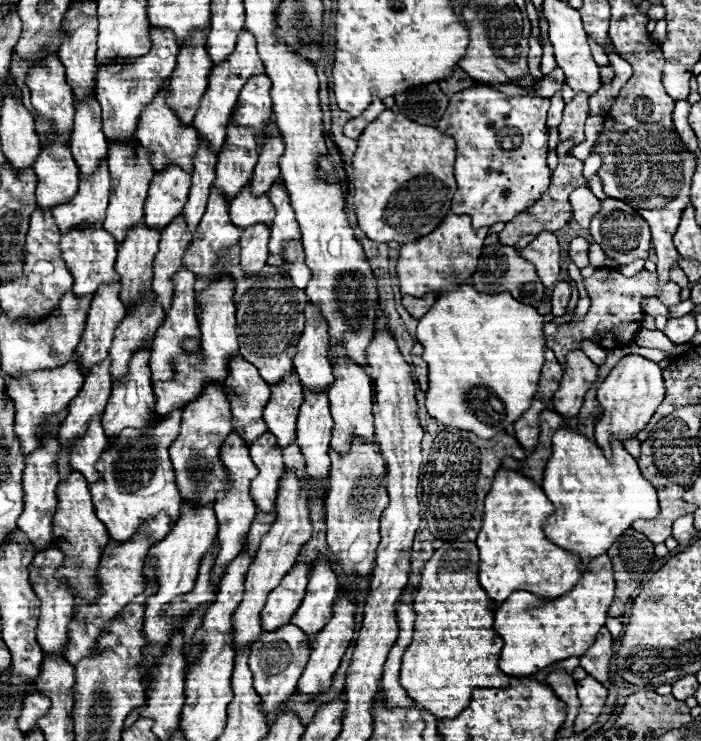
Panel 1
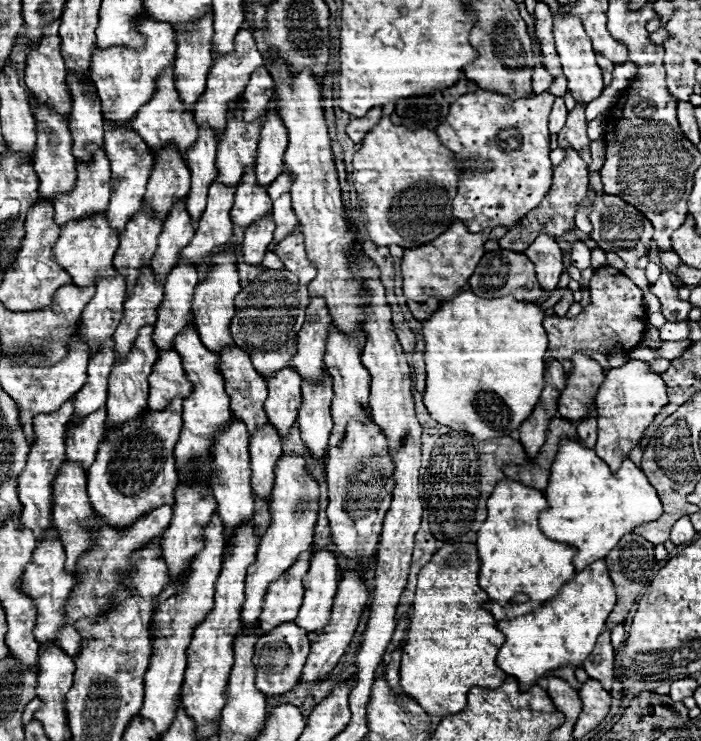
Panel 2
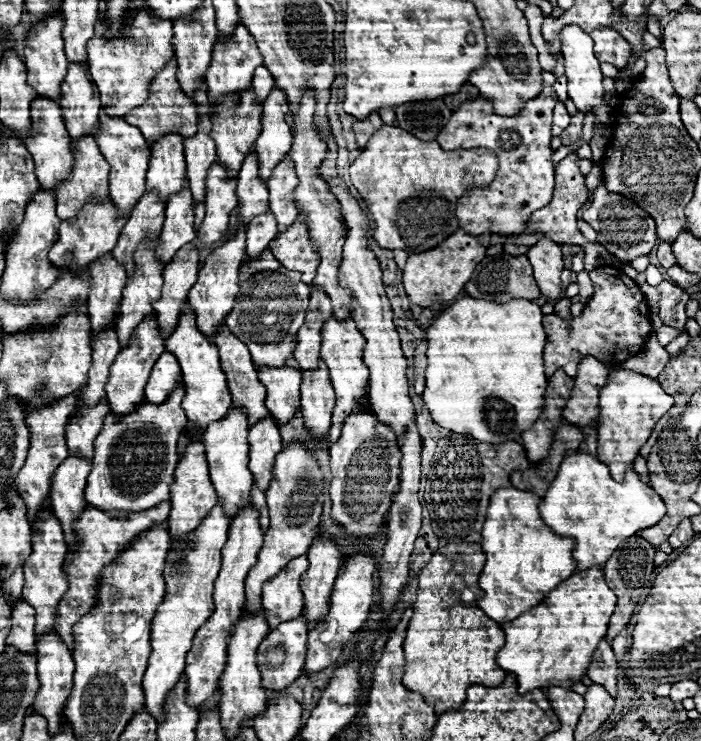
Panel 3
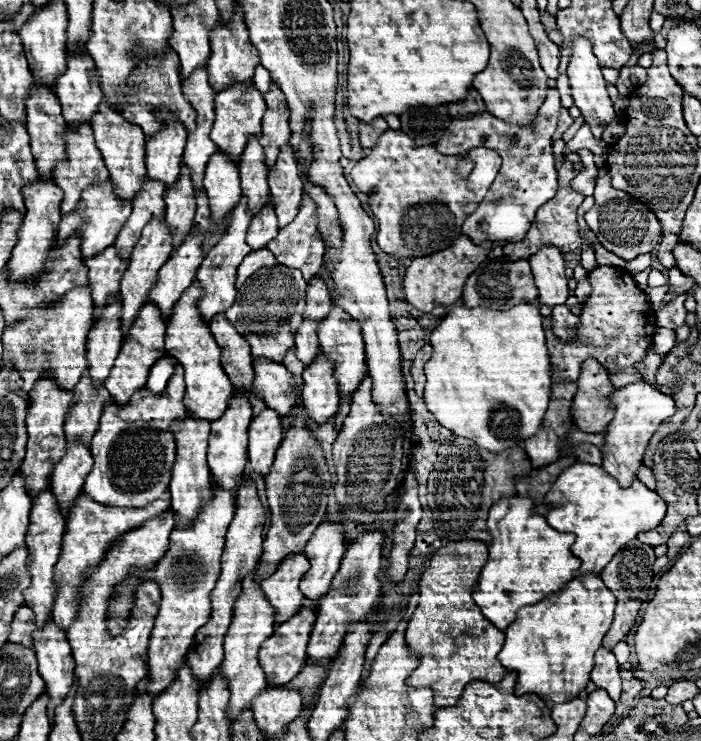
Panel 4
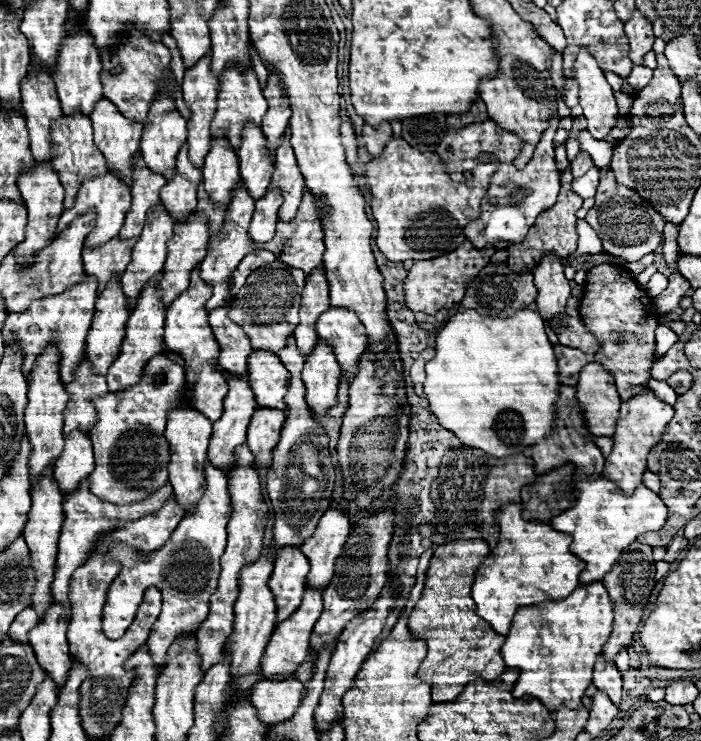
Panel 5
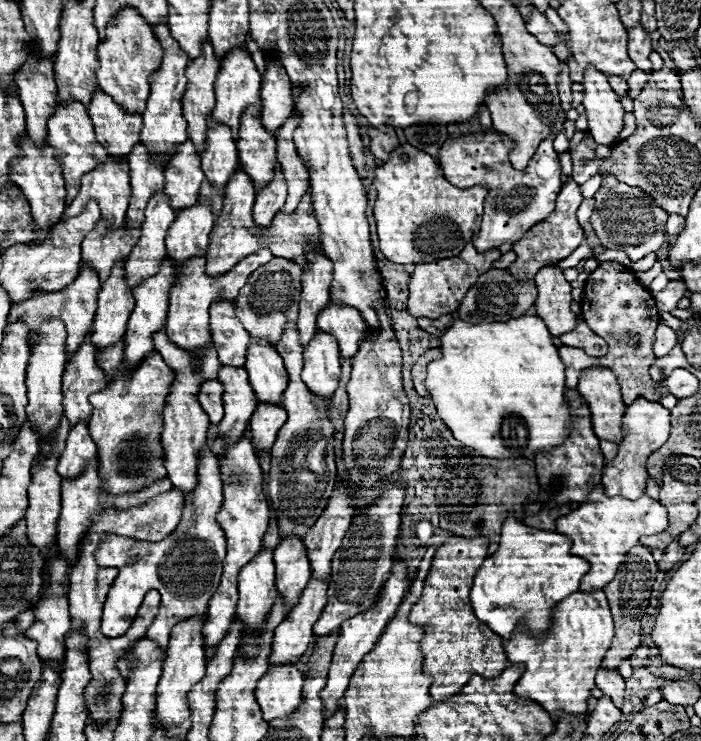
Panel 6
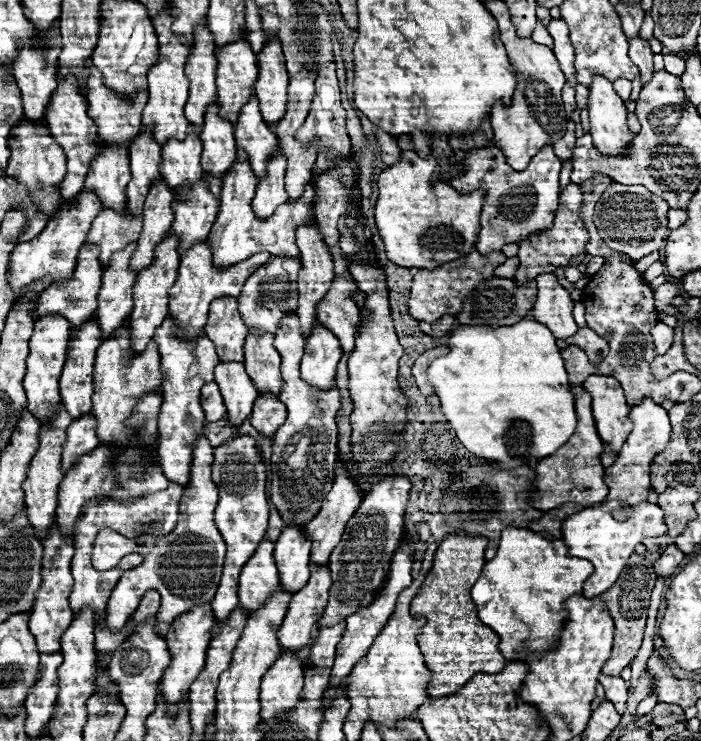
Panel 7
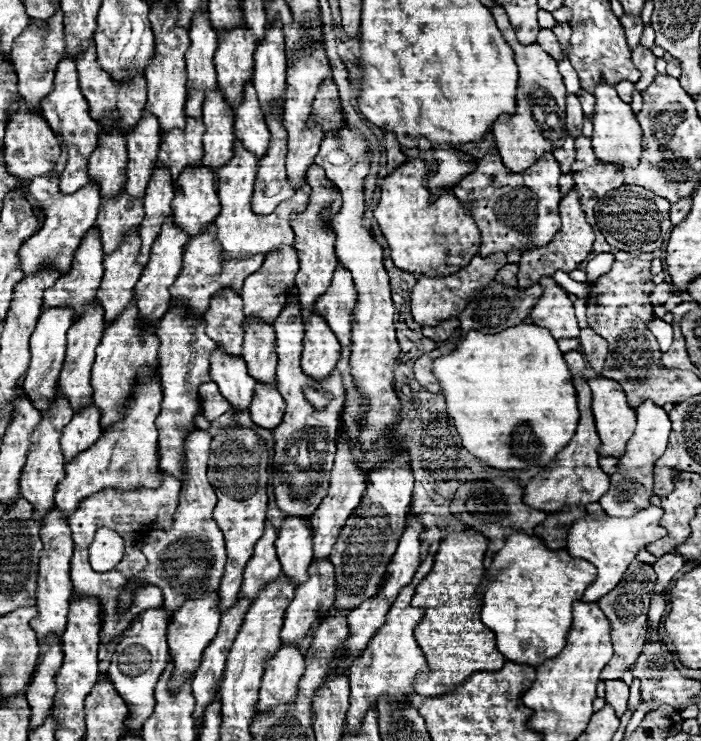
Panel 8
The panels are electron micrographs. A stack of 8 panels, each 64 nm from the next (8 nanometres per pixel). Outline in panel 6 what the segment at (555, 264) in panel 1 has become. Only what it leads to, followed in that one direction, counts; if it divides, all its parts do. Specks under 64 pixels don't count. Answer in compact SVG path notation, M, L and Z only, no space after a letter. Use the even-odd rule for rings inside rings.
M546 266L534 276L538 298L536 298L536 314L546 322L548 330L554 336L562 336L576 326L576 316L570 312L570 282L564 280L562 270L558 266Z

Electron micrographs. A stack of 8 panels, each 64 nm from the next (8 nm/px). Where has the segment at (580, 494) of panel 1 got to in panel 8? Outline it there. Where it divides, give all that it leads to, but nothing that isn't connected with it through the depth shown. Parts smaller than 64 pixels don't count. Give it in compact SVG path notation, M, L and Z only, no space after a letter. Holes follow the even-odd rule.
M648 506L638 514L634 514L632 518L612 518L612 516L592 518L590 514L584 514L568 528L568 554L572 558L588 560L598 568L596 580L586 588L582 596L584 602L600 600L600 596L610 592L622 580L626 568L636 558L636 554L652 540L666 536L666 528L660 526L660 518L662 518L662 508Z

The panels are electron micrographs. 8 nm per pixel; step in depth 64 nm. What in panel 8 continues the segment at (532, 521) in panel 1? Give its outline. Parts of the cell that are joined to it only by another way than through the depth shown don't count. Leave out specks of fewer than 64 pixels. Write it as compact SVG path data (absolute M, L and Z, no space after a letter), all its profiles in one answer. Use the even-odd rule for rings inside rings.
M516 532L506 536L502 550L496 554L492 566L486 570L484 582L476 592L482 594L482 622L496 632L498 650L512 662L526 664L542 664L542 660L550 660L564 648L564 636L568 636L568 628L572 624L572 602L580 600L584 588L592 584L596 578L596 566L586 560L572 558L564 548L548 550L546 544L524 532Z

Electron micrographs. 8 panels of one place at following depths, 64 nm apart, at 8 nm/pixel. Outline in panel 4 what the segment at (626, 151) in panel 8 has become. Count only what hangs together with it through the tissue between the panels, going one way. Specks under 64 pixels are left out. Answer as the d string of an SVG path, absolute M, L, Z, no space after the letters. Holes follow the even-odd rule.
M582 36L572 38L570 48L572 48L572 54L570 54L570 64L568 64L568 78L570 78L570 90L572 90L574 104L580 108L582 116L590 124L594 138L601 140L606 126L616 118L616 112L612 108L612 100L606 92L606 80L602 78L600 64L598 64L596 56L592 54L592 44L588 38L582 38Z

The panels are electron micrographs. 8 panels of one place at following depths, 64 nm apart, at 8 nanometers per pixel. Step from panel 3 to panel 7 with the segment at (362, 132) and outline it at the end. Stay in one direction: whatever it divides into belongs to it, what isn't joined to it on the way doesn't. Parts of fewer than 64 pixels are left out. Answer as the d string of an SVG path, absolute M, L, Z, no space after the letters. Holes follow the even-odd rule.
M382 130L376 132L376 142L380 146L380 158L382 162L386 162L388 166L396 162L396 158L400 156L400 148L398 148L398 142L392 134L386 134Z

